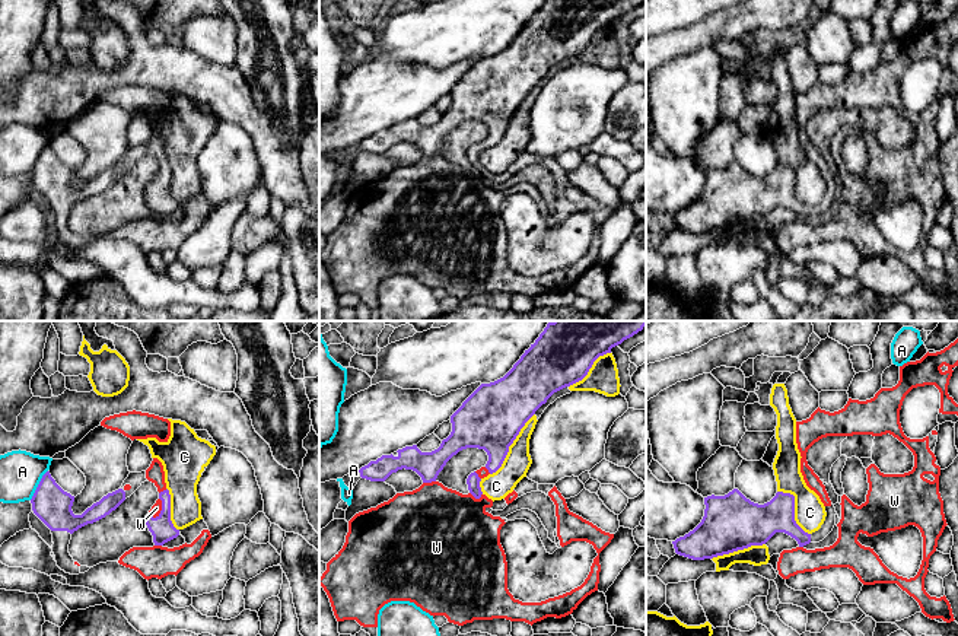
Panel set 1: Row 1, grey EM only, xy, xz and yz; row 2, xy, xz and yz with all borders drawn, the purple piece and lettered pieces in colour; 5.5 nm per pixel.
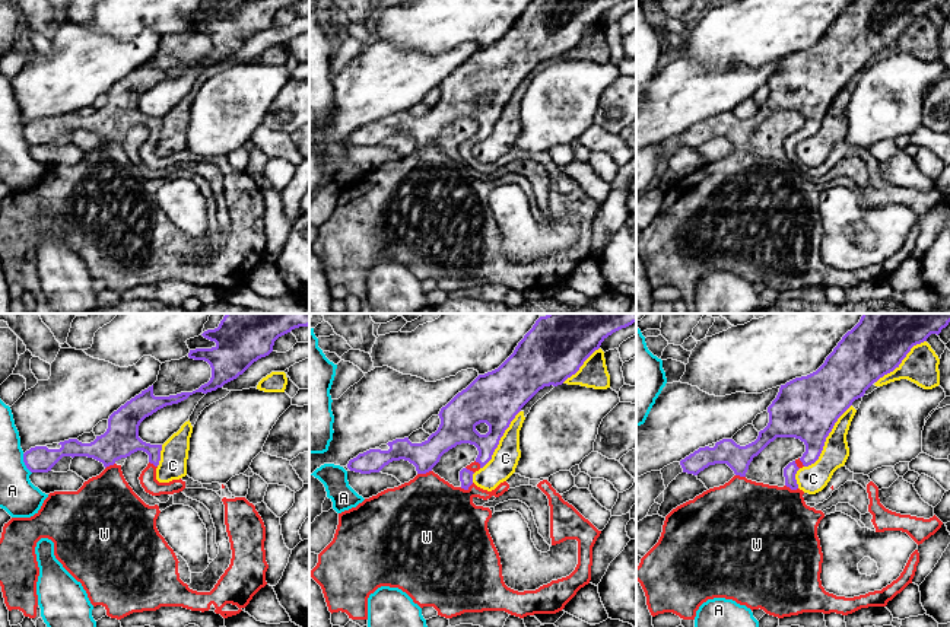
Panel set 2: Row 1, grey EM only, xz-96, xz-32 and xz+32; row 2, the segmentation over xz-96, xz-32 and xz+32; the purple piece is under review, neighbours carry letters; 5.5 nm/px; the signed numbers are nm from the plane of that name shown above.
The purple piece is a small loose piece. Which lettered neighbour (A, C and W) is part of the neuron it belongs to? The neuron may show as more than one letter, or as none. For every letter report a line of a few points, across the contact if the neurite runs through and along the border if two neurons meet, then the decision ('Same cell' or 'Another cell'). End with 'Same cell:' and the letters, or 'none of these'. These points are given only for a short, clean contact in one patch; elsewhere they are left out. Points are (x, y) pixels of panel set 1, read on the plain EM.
A: Line: xy (47, 143), (29, 172). Another cell
C: Another cell
W: Same cell
Same cell: W

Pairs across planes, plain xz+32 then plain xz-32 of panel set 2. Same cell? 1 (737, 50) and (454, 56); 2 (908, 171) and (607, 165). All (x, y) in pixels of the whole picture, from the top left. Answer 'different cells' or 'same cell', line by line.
1: different cells
2: different cells

